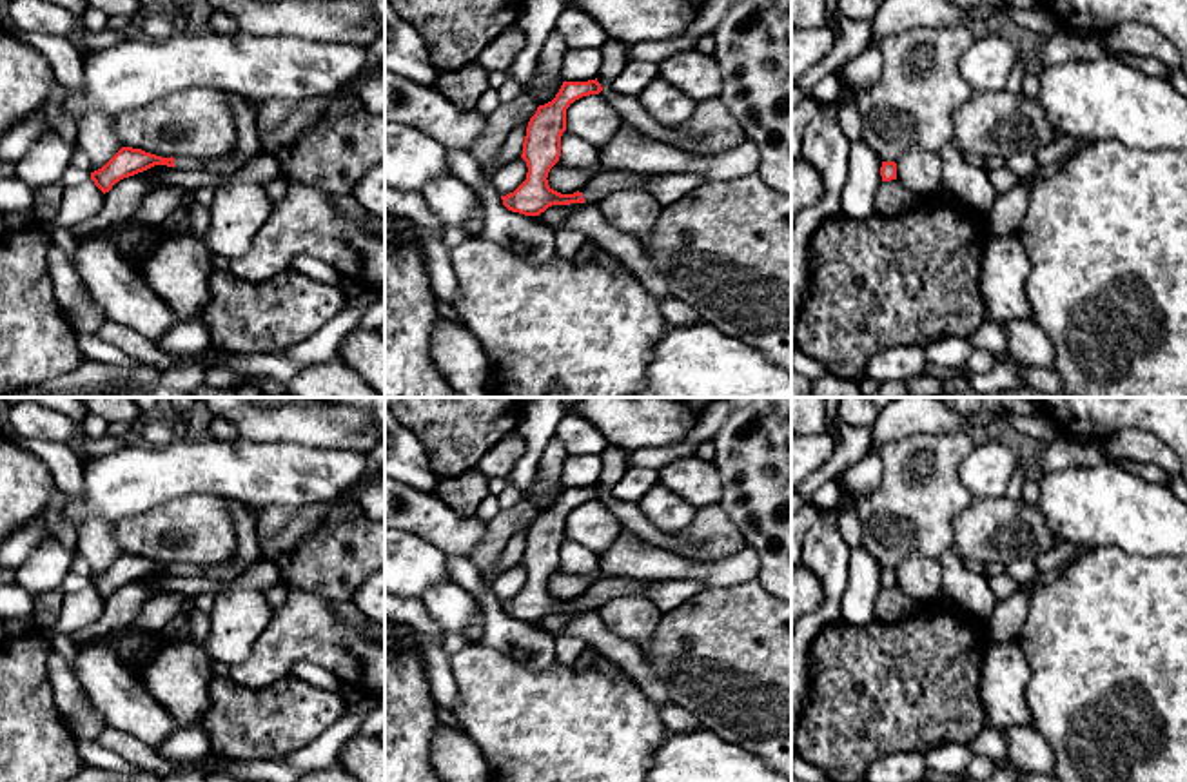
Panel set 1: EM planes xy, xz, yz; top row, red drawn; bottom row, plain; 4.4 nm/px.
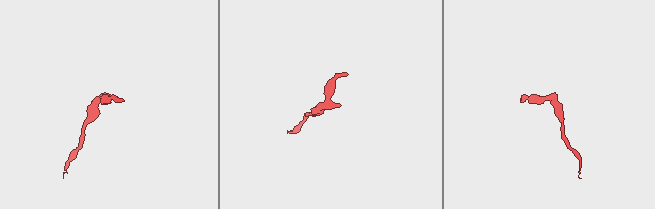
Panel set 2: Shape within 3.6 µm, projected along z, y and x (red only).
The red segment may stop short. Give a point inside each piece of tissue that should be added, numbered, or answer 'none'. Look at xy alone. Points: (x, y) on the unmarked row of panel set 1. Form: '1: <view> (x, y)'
1: xy (182, 568)

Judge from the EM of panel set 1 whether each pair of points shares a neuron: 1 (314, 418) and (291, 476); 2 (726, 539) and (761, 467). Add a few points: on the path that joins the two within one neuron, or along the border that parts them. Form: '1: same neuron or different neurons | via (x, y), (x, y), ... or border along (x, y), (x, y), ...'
1: different neurons | border along (262, 441), (296, 441), (345, 450)
2: different neurons | border along (717, 505), (748, 543)

